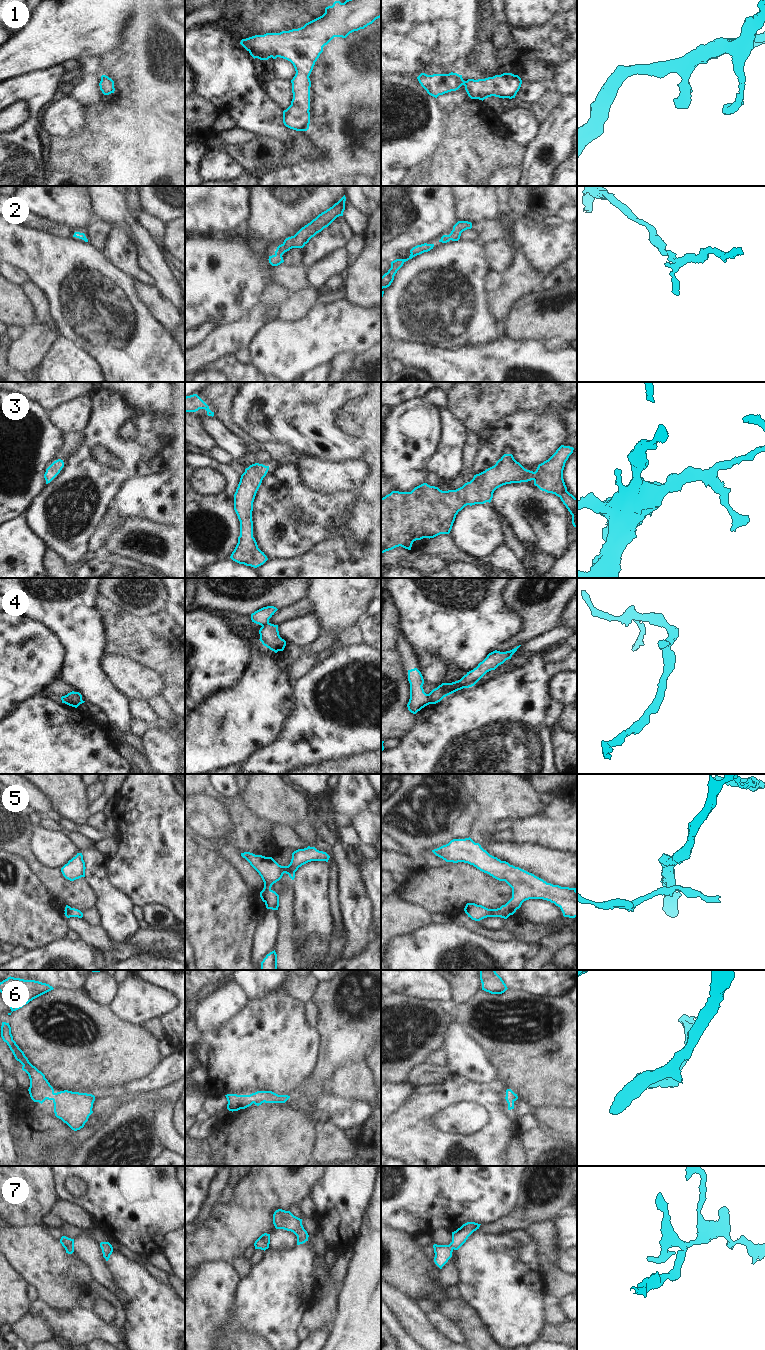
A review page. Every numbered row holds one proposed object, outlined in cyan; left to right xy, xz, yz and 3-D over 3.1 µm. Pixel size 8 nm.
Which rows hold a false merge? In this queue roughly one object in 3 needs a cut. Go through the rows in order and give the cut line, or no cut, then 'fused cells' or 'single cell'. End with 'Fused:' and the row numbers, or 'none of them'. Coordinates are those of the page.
1: no cut; single cell
2: no cut; single cell
3: no cut; single cell
4: cut in yz along (427, 694), (429, 703); fused cells
5: no cut; single cell
6: no cut; single cell
7: no cut; single cell
Fused: 4

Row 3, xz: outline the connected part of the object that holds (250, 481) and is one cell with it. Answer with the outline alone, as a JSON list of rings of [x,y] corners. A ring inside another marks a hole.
[[[255,463],[250,465],[245,469],[245,472],[241,475],[240,482],[234,494],[234,510],[240,521],[240,536],[238,537],[238,543],[232,552],[230,558],[246,566],[251,566],[257,568],[263,565],[267,560],[267,556],[262,552],[257,545],[255,538],[253,537],[253,521],[252,521],[252,511],[253,502],[256,493],[262,483],[263,478],[266,476],[269,470],[269,466],[263,464]]]

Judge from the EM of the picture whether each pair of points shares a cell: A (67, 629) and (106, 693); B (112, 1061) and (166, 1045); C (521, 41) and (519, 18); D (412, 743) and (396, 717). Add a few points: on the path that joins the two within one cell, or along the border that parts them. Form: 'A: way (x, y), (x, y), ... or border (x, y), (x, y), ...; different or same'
A: way (83, 645), (83, 670), (90, 677); same
B: border (160, 1040), (160, 1048), (165, 1057); different
C: border (508, 21), (520, 27), (532, 27), (543, 24); different
D: border (415, 714), (413, 726), (402, 737); different

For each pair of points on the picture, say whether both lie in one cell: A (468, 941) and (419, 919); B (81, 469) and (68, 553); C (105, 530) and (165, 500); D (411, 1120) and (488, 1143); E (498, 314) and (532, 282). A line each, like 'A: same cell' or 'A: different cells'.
A: different cells
B: same cell
C: same cell
D: same cell
E: same cell

